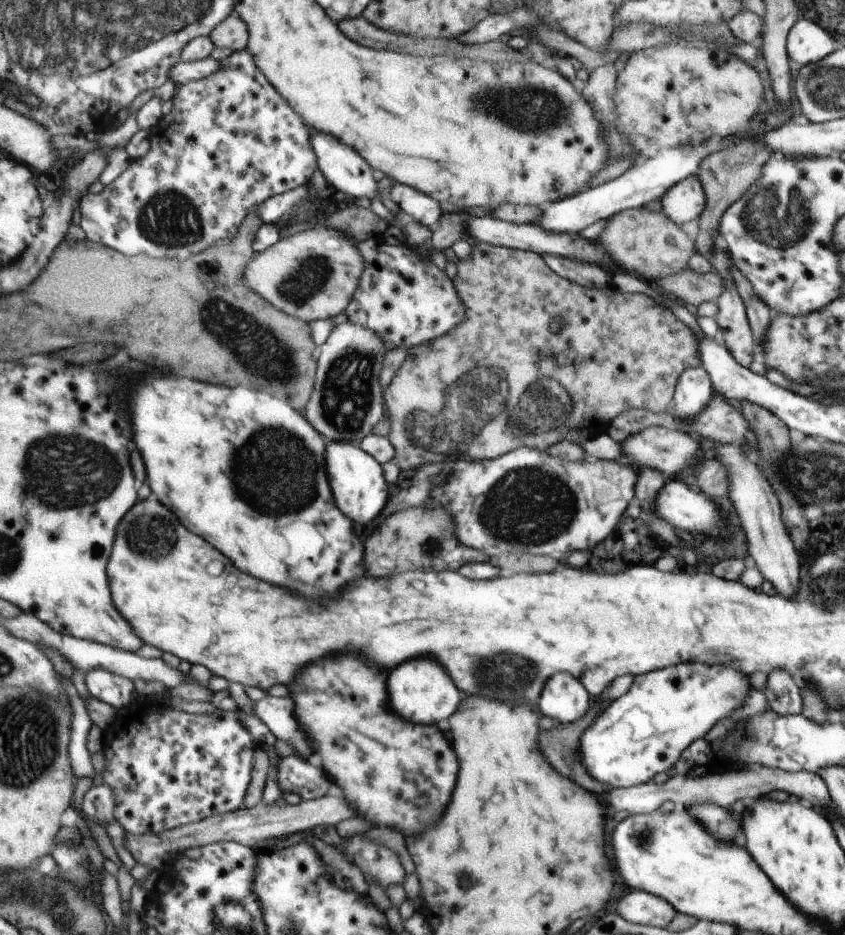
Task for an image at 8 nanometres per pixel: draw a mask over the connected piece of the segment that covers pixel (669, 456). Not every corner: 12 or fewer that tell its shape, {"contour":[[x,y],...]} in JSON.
{"contour":[[644,428],[619,444],[623,464],[664,475],[679,472],[697,450],[695,437]]}

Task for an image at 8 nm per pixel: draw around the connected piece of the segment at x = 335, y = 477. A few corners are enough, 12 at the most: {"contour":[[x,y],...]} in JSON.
{"contour":[[327,441],[338,507],[369,524],[387,500],[379,464],[351,441]]}

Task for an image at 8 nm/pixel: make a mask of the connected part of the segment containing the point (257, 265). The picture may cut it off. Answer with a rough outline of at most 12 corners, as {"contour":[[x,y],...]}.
{"contour":[[324,224],[256,254],[244,280],[309,323],[345,312],[357,243]]}

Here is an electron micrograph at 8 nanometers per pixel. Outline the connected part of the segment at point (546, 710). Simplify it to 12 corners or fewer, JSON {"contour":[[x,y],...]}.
{"contour":[[561,671],[547,680],[537,710],[573,723],[589,710],[582,681]]}

